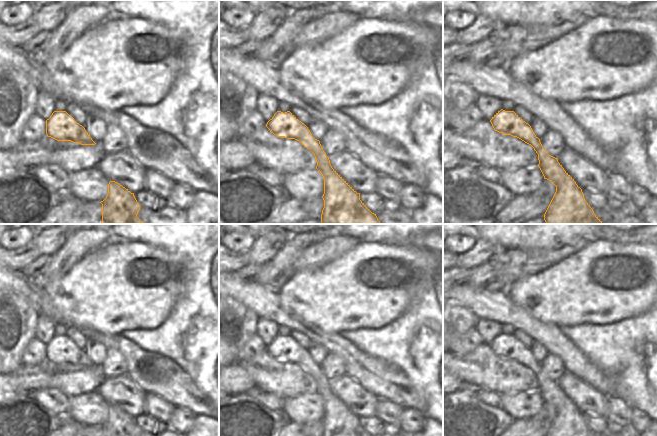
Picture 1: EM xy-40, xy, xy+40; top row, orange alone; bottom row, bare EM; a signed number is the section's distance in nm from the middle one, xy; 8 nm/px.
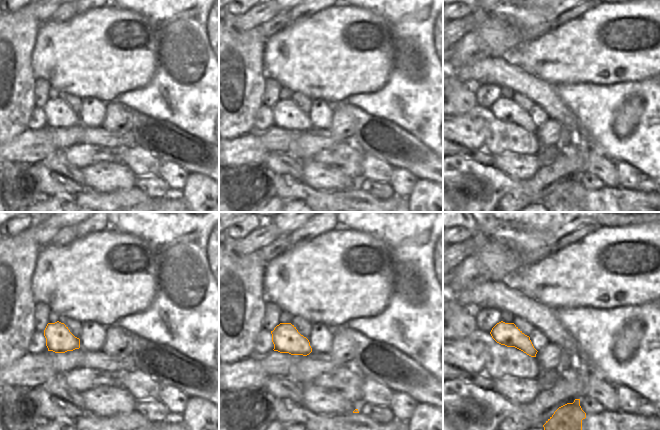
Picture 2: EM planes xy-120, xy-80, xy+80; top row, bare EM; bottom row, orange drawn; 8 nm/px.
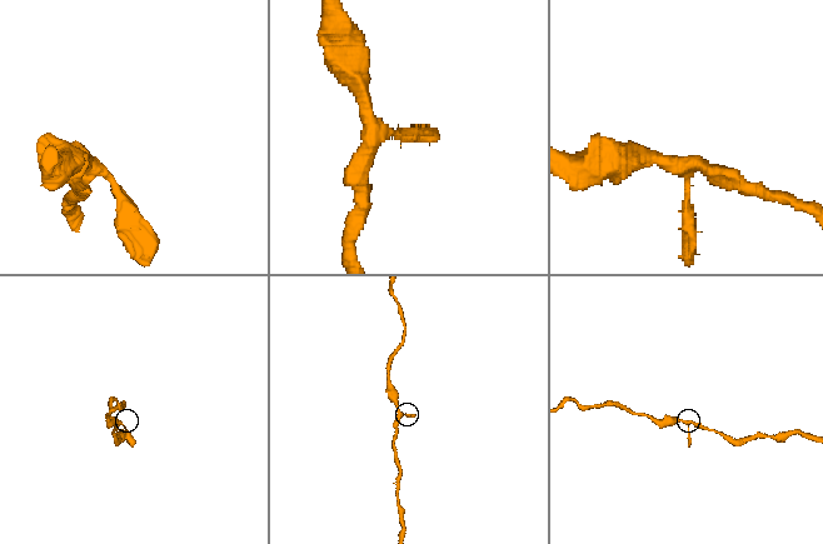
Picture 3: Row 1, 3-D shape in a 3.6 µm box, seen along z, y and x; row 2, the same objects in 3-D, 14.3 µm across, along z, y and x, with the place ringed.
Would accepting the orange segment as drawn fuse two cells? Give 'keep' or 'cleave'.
keep

